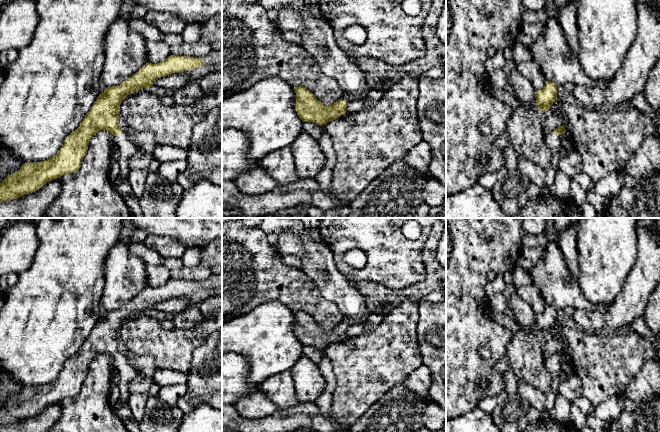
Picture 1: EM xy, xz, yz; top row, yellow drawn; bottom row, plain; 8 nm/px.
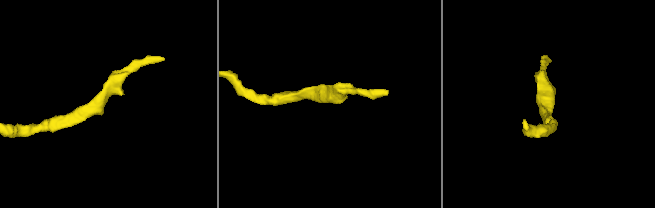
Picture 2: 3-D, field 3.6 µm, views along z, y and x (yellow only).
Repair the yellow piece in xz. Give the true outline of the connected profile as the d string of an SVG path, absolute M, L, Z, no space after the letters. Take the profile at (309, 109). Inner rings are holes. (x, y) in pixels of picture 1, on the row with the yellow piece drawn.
M304 86L294 87L296 93L296 111L303 122L326 125L331 120L346 114L347 104L352 98L345 94L341 99L326 107Z

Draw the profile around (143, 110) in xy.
M222 71L199 78L196 83L204 91L204 98L197 103L166 106L151 88L143 88L123 99L120 114L127 126L152 132L157 144L188 148L193 127L222 103Z

